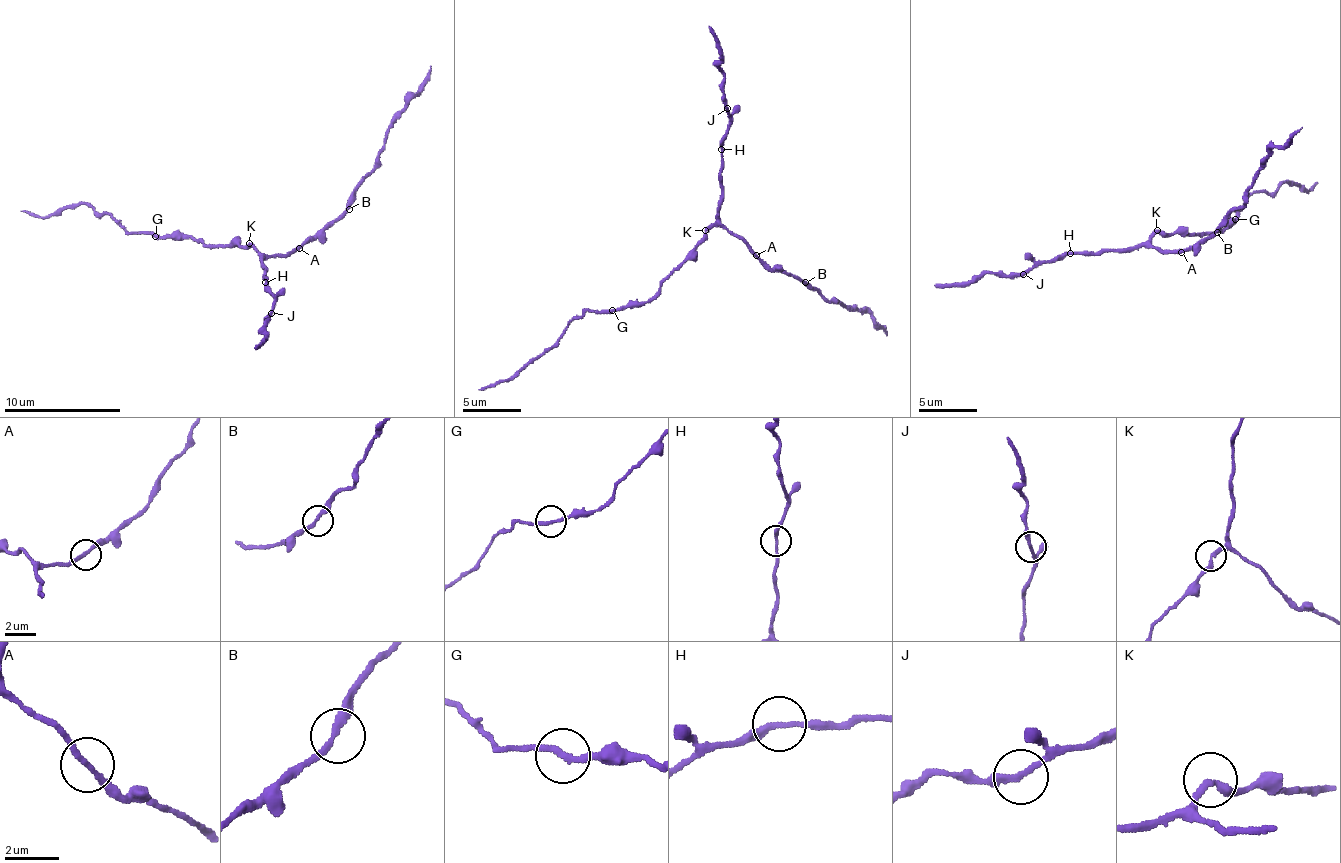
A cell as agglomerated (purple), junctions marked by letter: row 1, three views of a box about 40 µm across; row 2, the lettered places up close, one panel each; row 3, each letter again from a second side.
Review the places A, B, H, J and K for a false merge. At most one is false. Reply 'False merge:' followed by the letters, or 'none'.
False merge: none

